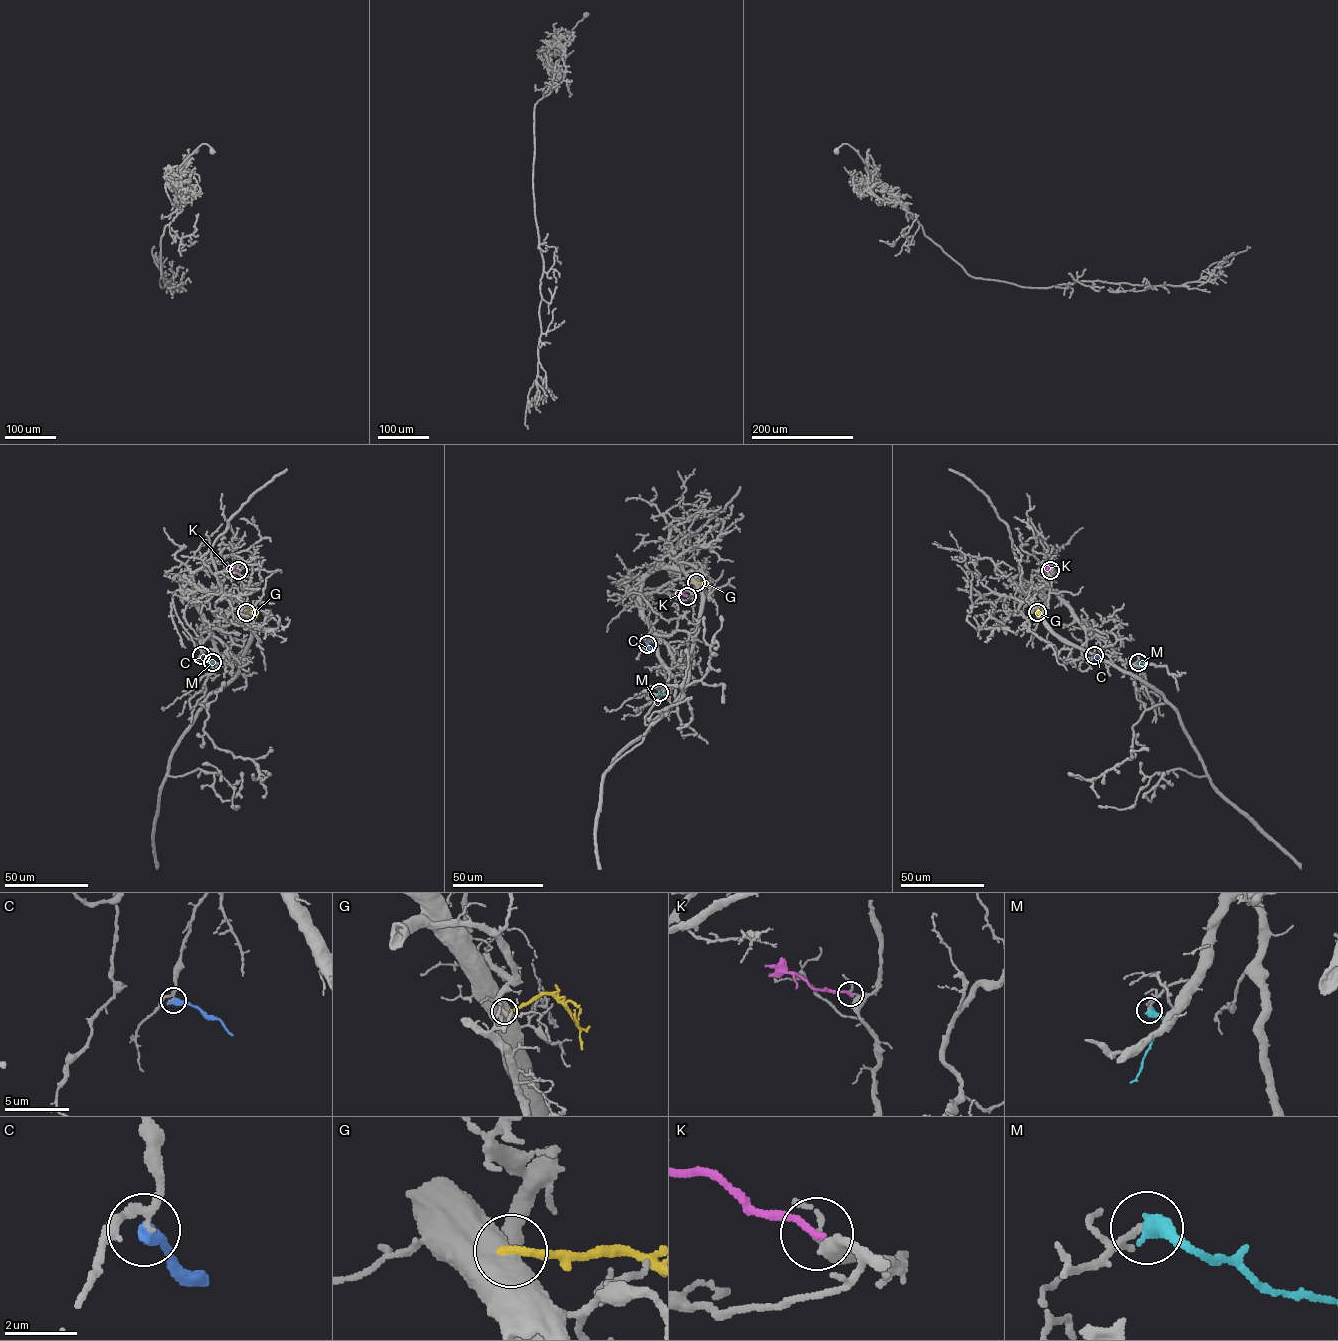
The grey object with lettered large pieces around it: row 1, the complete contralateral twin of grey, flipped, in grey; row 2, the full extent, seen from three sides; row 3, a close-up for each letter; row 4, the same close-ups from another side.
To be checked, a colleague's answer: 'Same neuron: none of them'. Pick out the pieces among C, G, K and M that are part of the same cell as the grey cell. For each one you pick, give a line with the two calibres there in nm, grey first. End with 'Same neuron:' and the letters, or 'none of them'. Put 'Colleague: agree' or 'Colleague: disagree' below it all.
M: calibres 140 and 500 nm
Same neuron: M
Colleague: disagree

